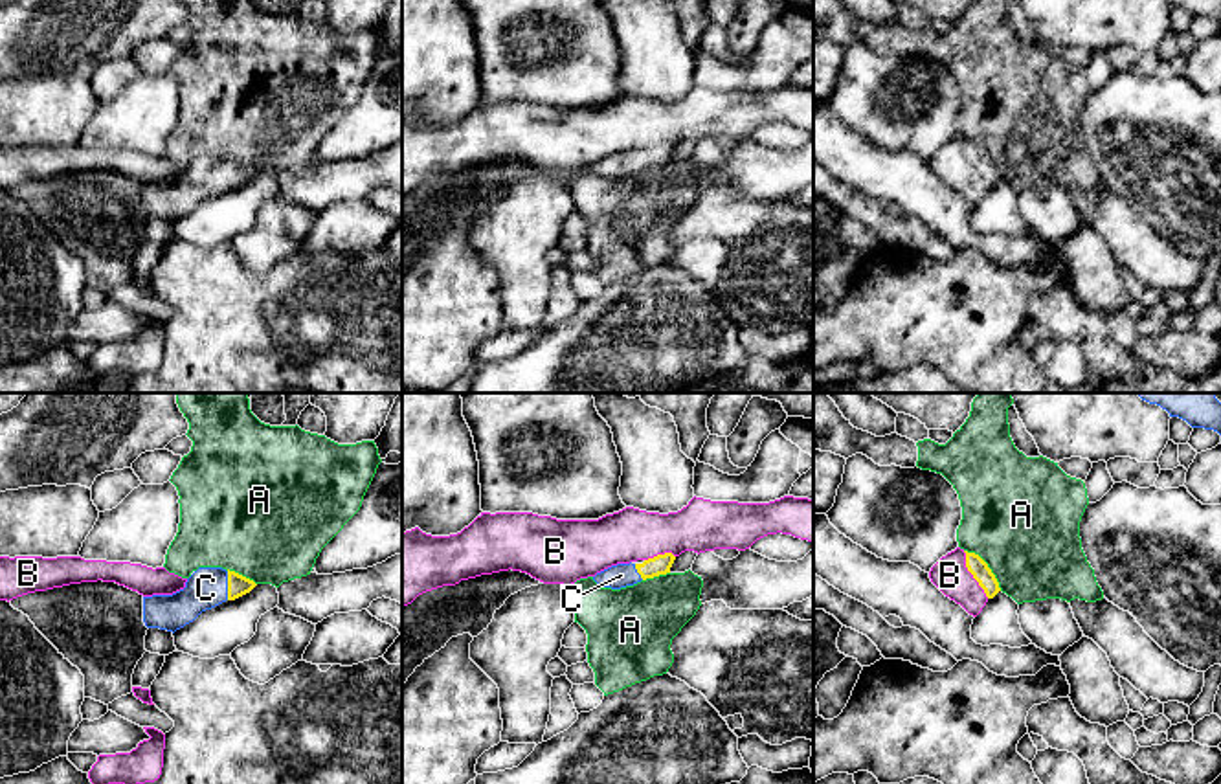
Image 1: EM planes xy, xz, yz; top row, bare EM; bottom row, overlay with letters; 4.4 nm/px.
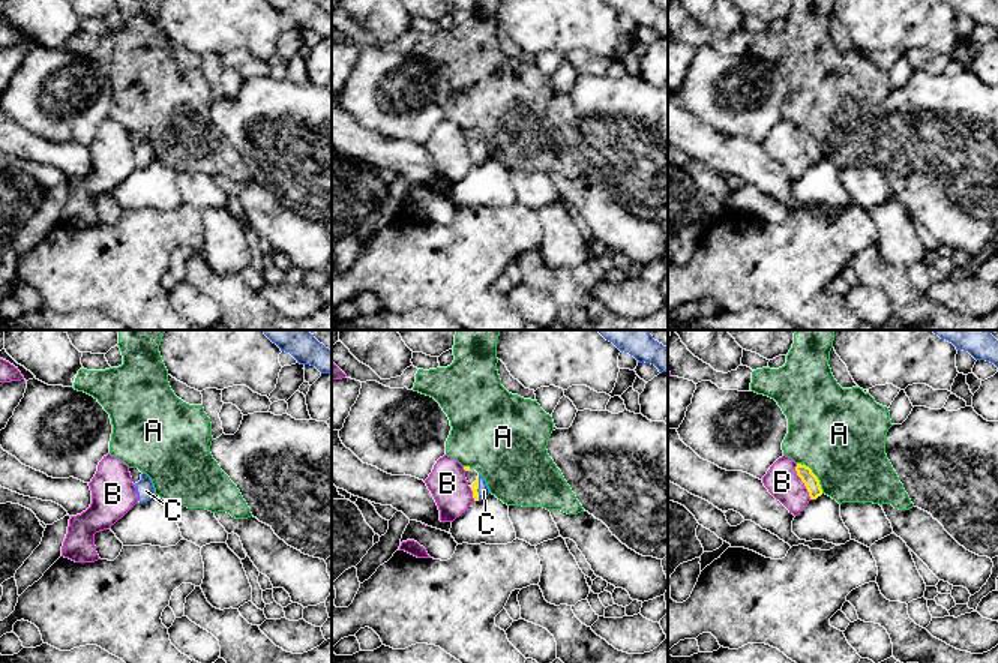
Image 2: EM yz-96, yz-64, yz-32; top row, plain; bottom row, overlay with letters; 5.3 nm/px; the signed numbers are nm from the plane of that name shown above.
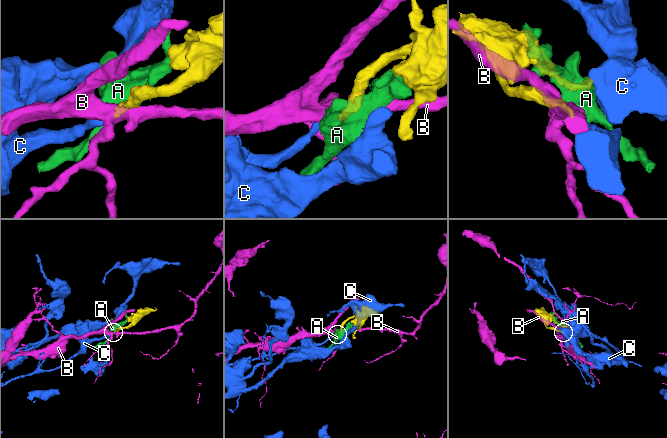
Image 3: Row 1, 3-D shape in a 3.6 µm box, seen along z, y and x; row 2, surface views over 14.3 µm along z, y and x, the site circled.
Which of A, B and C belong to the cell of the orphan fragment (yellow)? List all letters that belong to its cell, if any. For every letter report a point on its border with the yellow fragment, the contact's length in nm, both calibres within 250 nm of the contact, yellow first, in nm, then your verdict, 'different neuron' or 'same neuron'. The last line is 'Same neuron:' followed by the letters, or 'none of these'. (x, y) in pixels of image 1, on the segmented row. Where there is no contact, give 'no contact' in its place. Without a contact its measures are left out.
A: meets yellow in yz at (986, 566); contact 240 nm long; 80 nm thick on the yellow side, 480 nm on the other; different neuron
B: meets yellow in yz at (972, 573); contact 240 nm long; 80 nm thick on the yellow side, 160 nm on the other; different neuron
C: meets yellow in xy at (228, 586); contact 130 nm long; 90 nm thick on the yellow side, 180 nm on the other; same neuron
Same neuron: C

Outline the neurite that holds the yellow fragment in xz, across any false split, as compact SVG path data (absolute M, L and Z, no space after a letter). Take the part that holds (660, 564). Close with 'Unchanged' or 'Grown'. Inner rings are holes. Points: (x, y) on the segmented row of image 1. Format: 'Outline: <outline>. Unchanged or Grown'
Outline: M672 553L657 554L643 564L617 564L593 577L600 588L621 589L641 580L670 573L676 556Z. Grown

